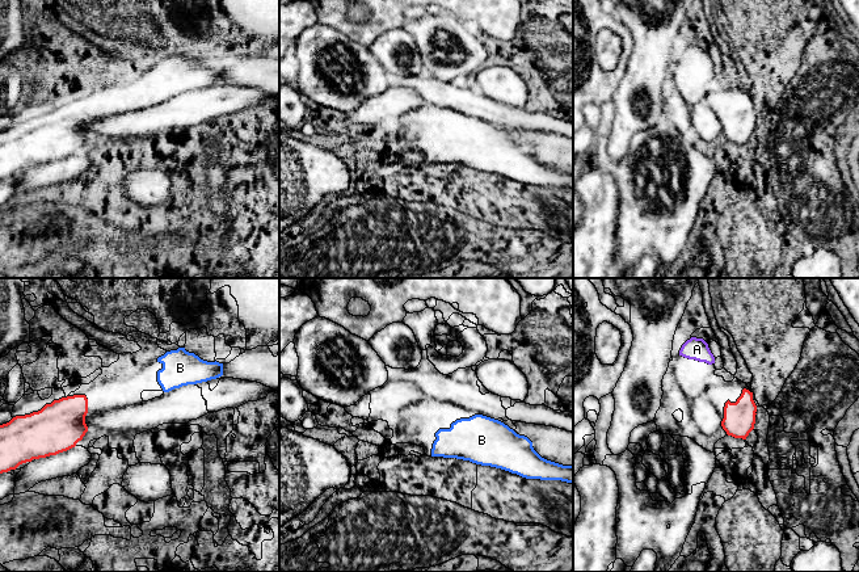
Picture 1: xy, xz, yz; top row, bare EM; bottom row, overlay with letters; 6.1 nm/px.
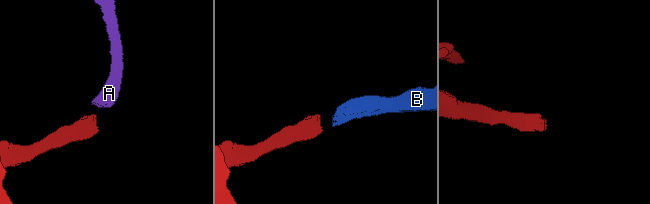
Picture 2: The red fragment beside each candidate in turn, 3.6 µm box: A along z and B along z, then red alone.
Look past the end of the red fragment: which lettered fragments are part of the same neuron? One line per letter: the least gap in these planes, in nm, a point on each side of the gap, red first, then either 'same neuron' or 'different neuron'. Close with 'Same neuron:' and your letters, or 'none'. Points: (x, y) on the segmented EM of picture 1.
A: 240 nm apart; from red across yz (742, 390), (714, 362); different neuron
B: 440 nm apart; from red across xy (87, 399), (158, 381); same neuron
Same neuron: B

